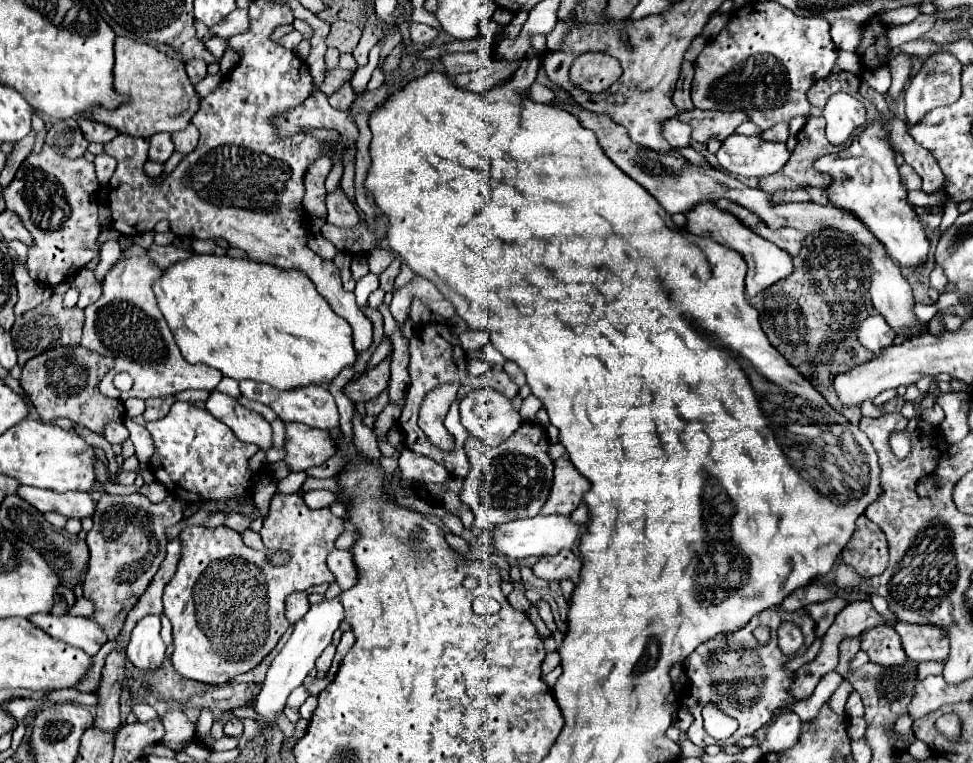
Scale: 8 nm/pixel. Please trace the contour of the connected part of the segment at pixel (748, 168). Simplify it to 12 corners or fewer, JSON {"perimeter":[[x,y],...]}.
{"perimeter":[[731,135],[717,151],[735,175],[777,173],[789,159],[785,143]]}

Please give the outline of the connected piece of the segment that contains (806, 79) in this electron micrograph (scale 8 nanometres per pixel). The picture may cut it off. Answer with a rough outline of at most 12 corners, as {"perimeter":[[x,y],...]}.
{"perimeter":[[751,1],[697,57],[693,105],[763,131],[819,117],[825,19]]}

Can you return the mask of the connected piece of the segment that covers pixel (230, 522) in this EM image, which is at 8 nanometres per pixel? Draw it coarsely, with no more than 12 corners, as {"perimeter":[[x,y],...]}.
{"perimeter":[[255,509],[253,517],[239,513],[225,513],[225,527],[243,533],[253,519],[259,517]]}

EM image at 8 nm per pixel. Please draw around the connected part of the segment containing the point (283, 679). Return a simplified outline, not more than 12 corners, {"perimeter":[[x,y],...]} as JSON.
{"perimeter":[[323,599],[293,625],[255,701],[259,729],[275,727],[287,697],[345,617]]}

